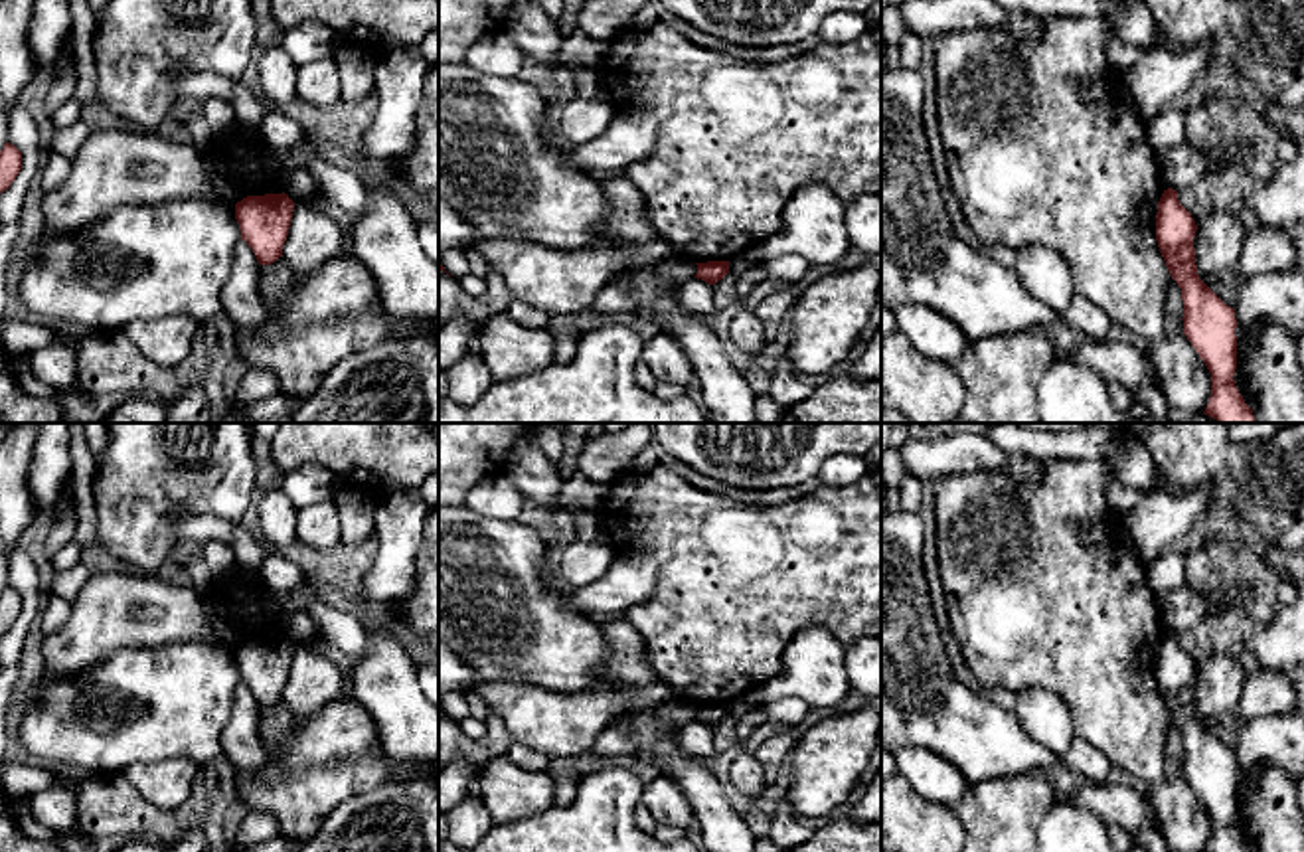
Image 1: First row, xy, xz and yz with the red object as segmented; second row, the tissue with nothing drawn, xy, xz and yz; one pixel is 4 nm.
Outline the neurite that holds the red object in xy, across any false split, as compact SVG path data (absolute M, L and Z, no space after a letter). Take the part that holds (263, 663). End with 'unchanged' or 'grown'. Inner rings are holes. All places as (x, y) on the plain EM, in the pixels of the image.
M283 637L247 639L235 646L241 682L253 692L259 708L283 700L294 644Z; unchanged

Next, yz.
M1164 633L1156 656L1156 684L1172 722L1182 731L1183 777L1211 816L1211 840L1205 852L1251 852L1235 828L1237 761L1197 718L1197 668L1180 646L1178 635Z; unchanged

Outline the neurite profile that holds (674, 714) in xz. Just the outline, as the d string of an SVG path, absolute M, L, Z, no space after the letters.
M672 700L656 706L654 716L664 727L678 729L690 722L695 722L697 708L682 700Z

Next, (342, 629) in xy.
M334 599L308 601L304 611L318 625L324 639L332 642L342 654L352 660L364 654L364 625L354 613L340 609Z

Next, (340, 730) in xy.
M334 698L308 720L296 718L285 700L279 700L275 706L259 710L259 737L269 751L267 771L273 781L298 781L312 769L356 759L381 741L377 724L356 698Z

